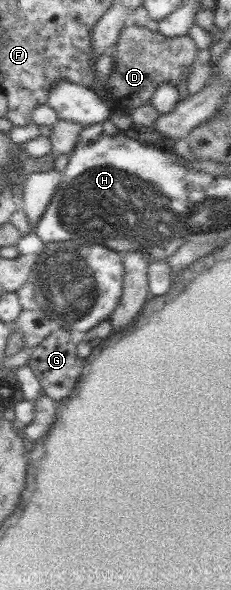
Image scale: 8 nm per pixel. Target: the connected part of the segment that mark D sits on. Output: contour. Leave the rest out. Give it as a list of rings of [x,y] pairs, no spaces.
[[[133,22],[127,23],[121,30],[118,43],[113,48],[113,68],[108,77],[109,84],[111,84],[109,97],[107,97],[108,105],[113,110],[123,109],[123,111],[130,113],[139,104],[152,102],[157,85],[163,82],[171,82],[171,84],[177,85],[183,79],[183,71],[192,68],[198,51],[195,41],[188,34],[179,37],[165,37],[158,30],[148,32],[145,26],[139,26]]]

